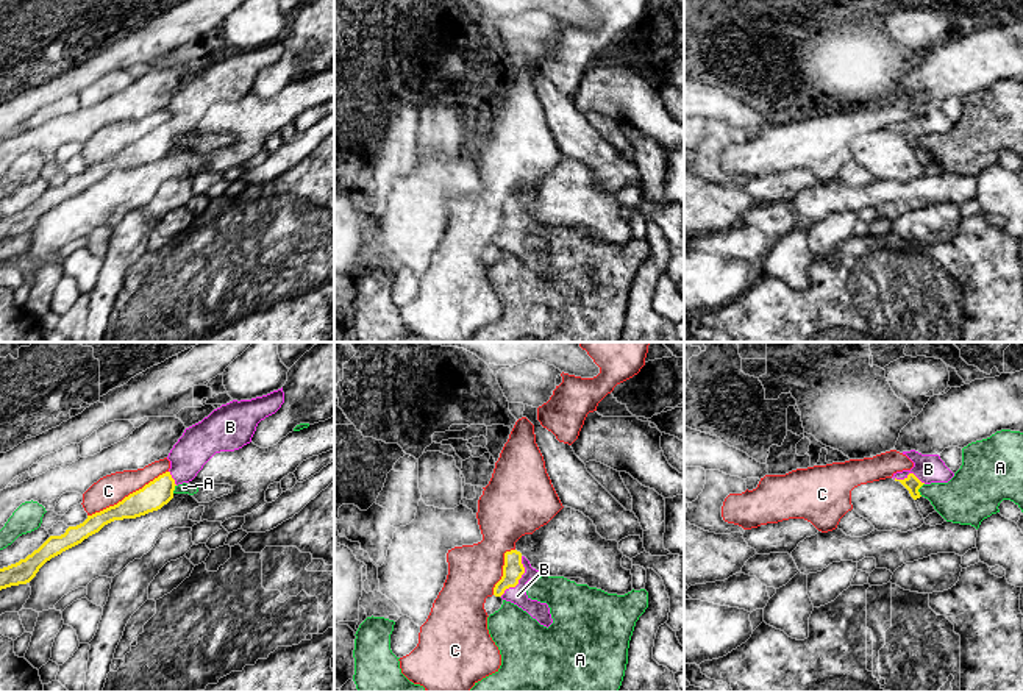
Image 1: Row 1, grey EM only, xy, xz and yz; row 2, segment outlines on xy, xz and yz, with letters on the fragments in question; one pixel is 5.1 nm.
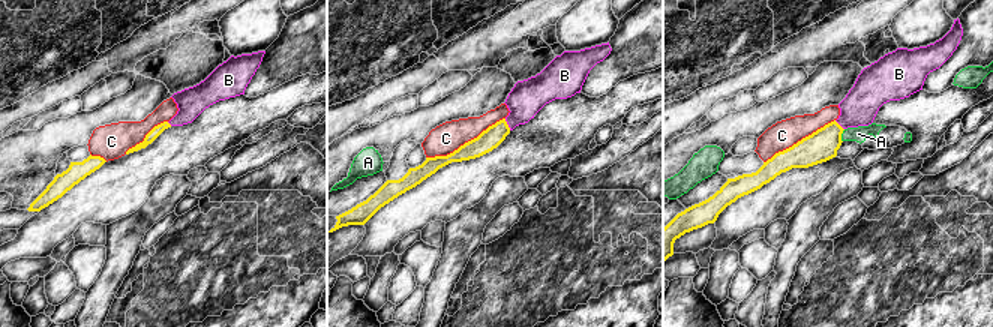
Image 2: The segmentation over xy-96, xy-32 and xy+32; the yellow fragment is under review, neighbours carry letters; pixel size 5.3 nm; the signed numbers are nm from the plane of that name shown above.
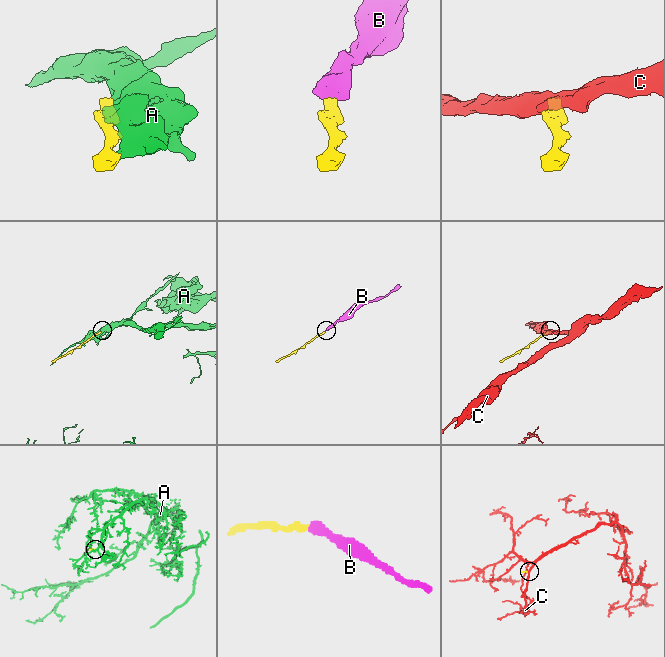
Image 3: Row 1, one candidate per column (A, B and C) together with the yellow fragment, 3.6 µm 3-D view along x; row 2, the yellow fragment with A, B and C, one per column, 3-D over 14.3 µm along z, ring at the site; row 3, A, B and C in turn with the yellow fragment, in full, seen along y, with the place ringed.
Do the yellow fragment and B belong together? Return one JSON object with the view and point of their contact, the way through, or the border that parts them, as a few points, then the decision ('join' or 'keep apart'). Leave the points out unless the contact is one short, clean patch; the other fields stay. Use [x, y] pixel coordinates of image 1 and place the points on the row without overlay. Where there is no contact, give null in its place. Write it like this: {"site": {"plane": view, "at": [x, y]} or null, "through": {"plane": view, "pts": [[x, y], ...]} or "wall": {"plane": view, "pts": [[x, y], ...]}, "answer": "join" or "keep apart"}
{"site": {"plane": "xz", "at": [520, 227]}, "through": {"plane": "xz", "pts": [[513, 219], [520, 227], [517, 246]]}, "answer": "join"}

